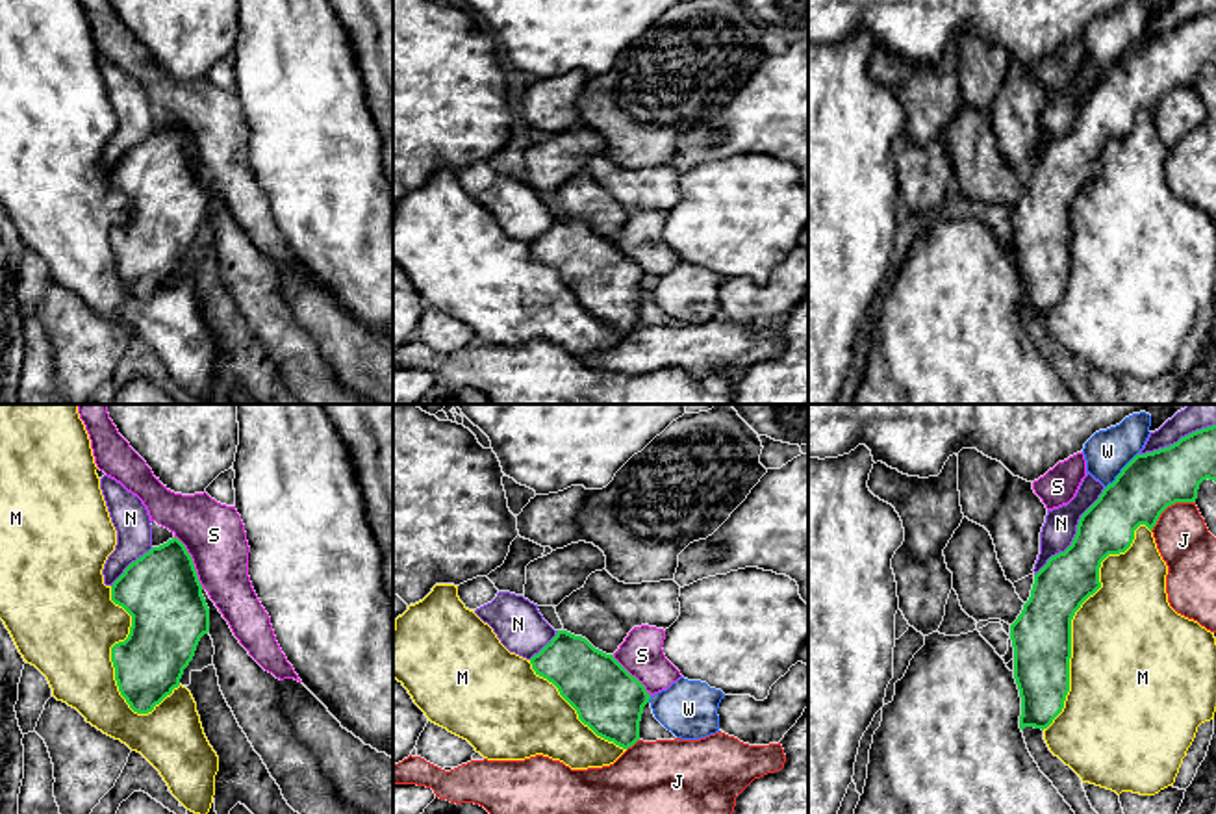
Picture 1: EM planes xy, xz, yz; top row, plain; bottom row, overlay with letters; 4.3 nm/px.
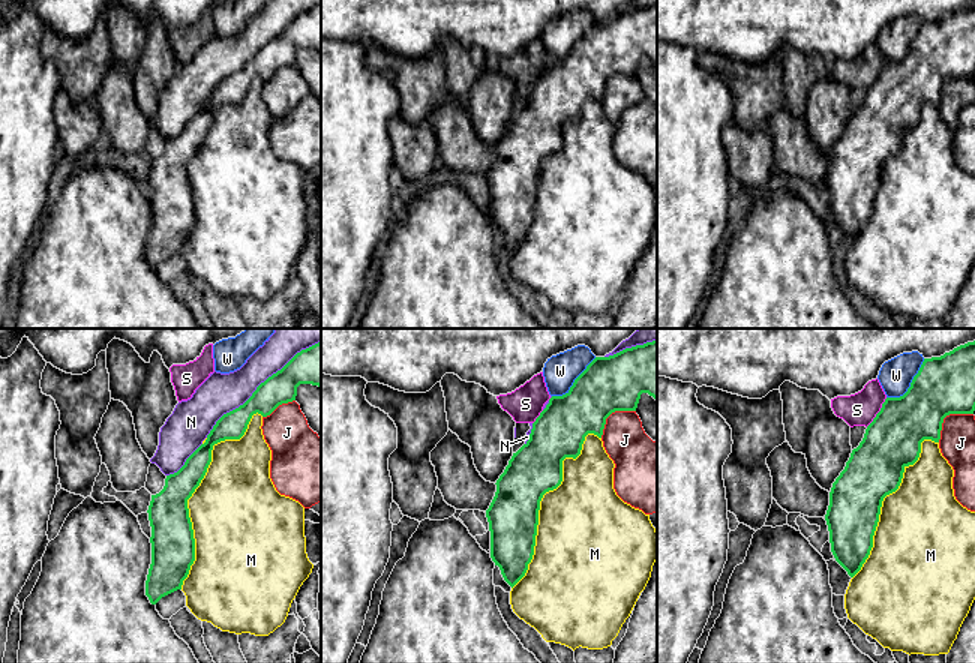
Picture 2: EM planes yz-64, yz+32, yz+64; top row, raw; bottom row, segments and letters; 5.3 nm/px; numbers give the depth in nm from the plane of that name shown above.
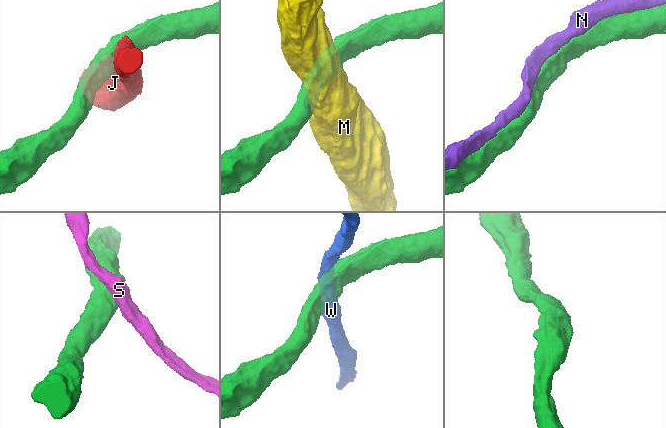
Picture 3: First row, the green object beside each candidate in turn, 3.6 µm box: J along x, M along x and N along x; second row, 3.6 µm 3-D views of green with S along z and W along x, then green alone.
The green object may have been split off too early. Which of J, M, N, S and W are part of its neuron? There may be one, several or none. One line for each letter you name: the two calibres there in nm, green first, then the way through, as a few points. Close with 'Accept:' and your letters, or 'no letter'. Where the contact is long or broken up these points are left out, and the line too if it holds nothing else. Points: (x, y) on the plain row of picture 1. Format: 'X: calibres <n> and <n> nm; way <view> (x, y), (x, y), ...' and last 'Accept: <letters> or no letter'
N: calibres 240 and 140 nm
Accept: N

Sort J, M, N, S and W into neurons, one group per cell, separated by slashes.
J / M / N / S / W

